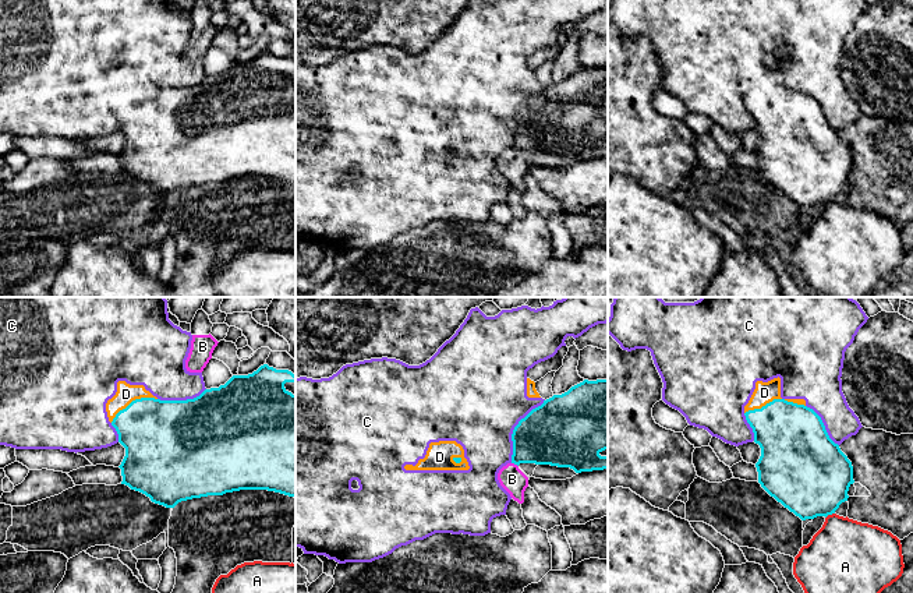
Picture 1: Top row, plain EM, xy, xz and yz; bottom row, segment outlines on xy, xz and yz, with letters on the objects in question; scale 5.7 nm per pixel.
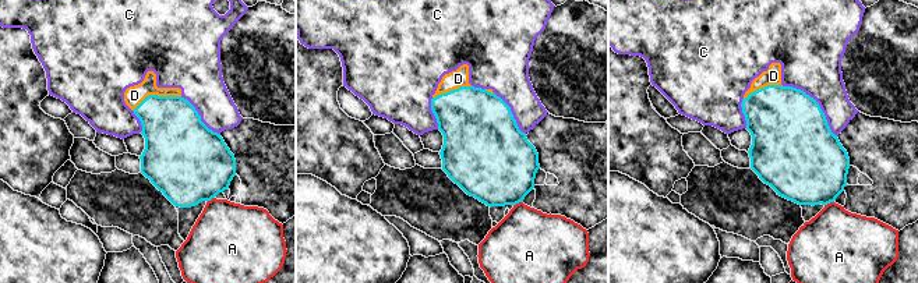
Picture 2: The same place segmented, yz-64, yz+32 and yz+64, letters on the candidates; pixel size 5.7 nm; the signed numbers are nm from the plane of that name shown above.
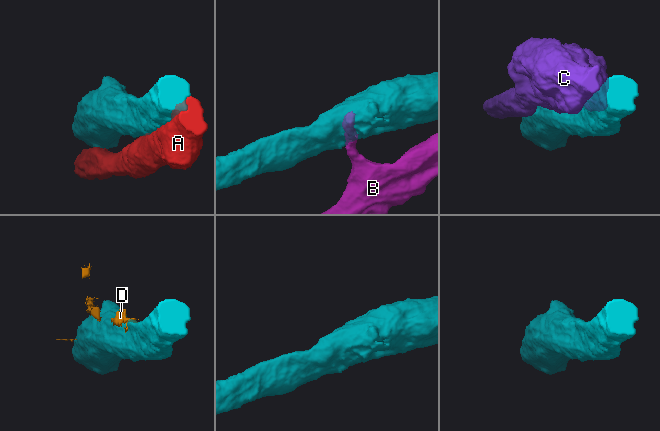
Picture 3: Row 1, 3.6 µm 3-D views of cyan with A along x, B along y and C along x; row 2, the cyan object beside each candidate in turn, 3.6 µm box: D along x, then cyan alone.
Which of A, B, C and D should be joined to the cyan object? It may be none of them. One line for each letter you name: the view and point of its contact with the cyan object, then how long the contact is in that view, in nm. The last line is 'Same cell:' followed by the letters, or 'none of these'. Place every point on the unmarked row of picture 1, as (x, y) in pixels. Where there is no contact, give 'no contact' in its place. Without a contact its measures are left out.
Same cell: none of these

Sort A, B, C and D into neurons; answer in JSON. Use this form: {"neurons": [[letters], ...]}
{"neurons": [["A"], ["B"], ["C", "D"]]}

